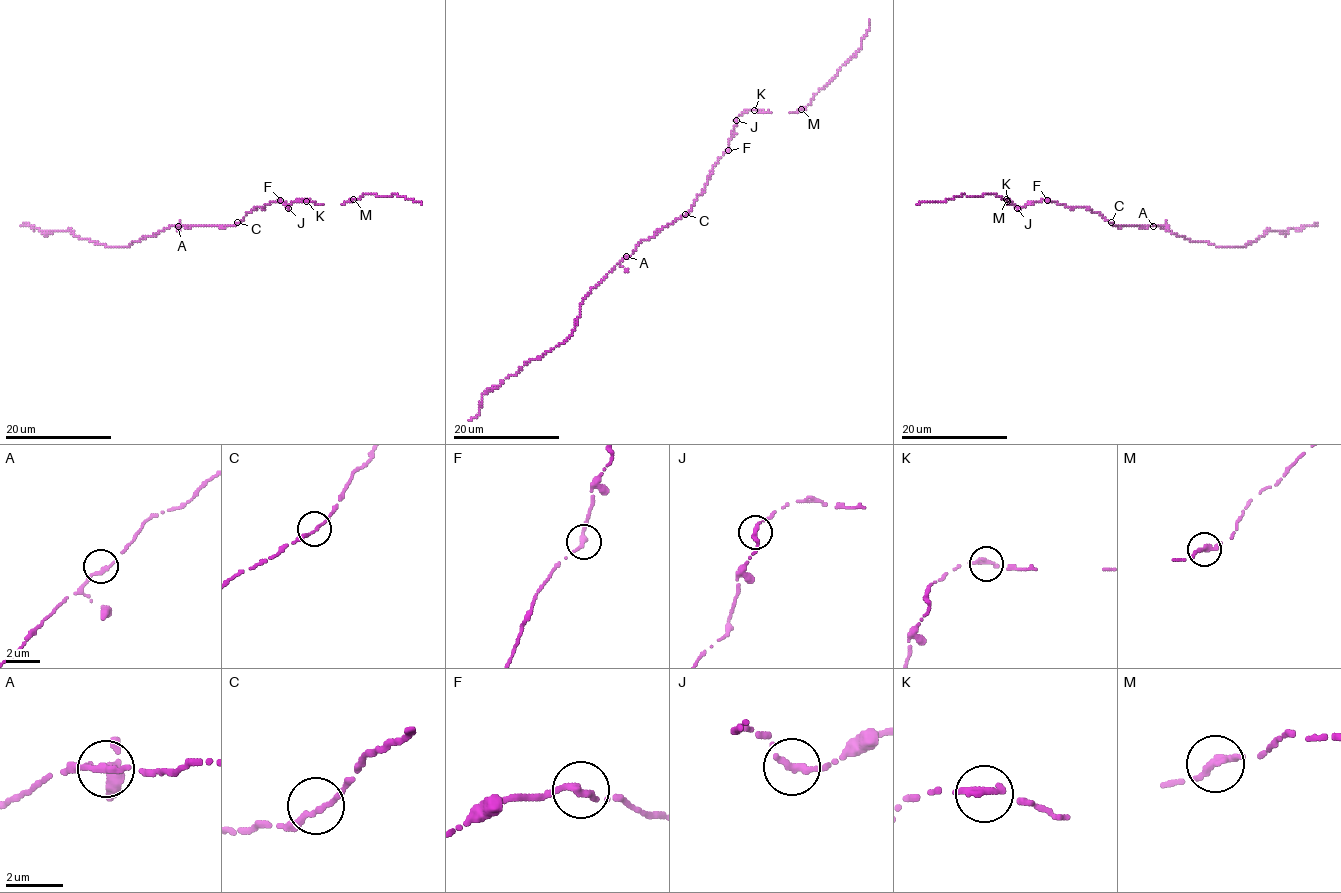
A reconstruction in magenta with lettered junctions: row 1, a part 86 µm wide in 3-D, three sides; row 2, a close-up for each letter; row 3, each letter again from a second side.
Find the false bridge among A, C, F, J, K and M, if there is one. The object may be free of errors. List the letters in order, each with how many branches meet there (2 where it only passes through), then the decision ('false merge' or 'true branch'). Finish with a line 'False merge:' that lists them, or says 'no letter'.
A: branches 2; true branch
C: branches 2; true branch
F: branches 1; true branch
J: branches 1; true branch
K: branches 1; true branch
M: branches 1; true branch
False merge: no letter

